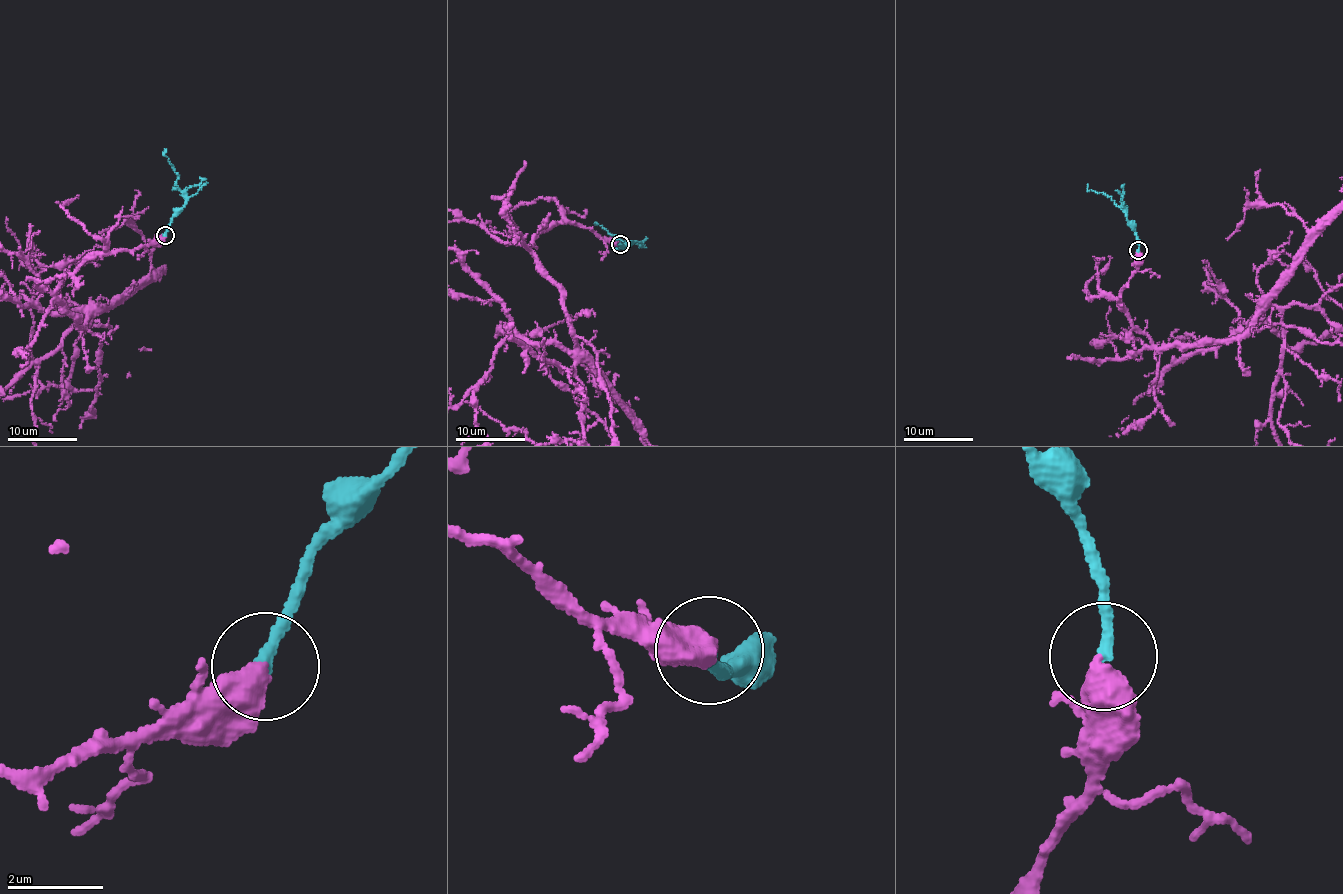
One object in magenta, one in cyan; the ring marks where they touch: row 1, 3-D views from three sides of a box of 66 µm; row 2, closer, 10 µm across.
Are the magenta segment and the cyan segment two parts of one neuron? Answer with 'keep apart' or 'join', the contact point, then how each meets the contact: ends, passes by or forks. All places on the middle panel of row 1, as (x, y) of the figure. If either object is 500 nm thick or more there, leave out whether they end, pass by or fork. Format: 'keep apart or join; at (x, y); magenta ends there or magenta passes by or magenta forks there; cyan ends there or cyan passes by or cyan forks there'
join; at (620, 244)

